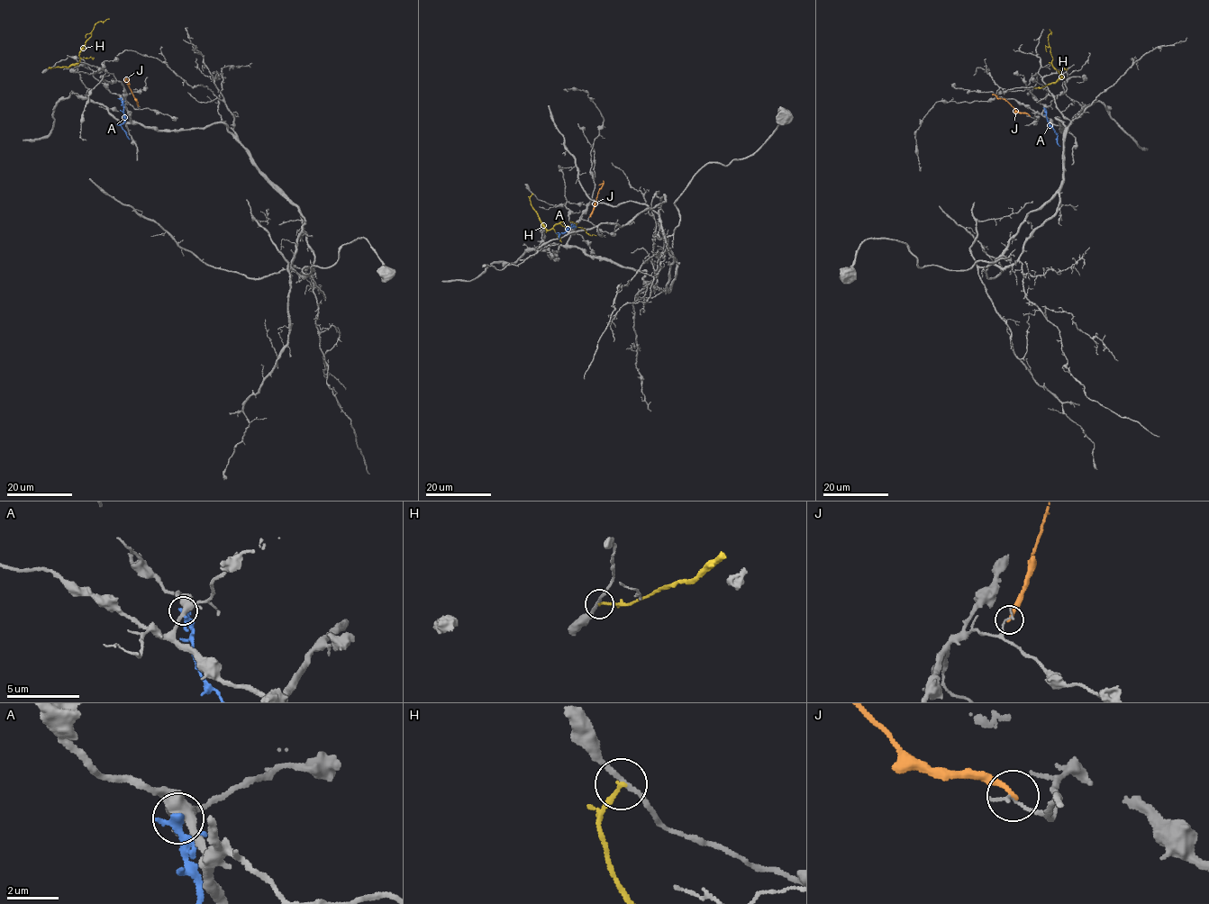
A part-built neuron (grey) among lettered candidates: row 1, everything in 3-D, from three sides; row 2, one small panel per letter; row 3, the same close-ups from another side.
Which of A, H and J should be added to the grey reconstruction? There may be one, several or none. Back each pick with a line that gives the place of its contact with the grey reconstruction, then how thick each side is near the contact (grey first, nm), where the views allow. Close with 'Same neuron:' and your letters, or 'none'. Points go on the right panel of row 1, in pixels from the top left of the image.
Same neuron: none

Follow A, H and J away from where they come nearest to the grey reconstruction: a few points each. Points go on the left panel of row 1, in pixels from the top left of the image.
A: (121, 98), (125, 121), (122, 128), (129, 139)
H: (50, 67), (66, 67), (77, 63), (94, 25), (109, 19)
J: (138, 106), (128, 80), (124, 82)

